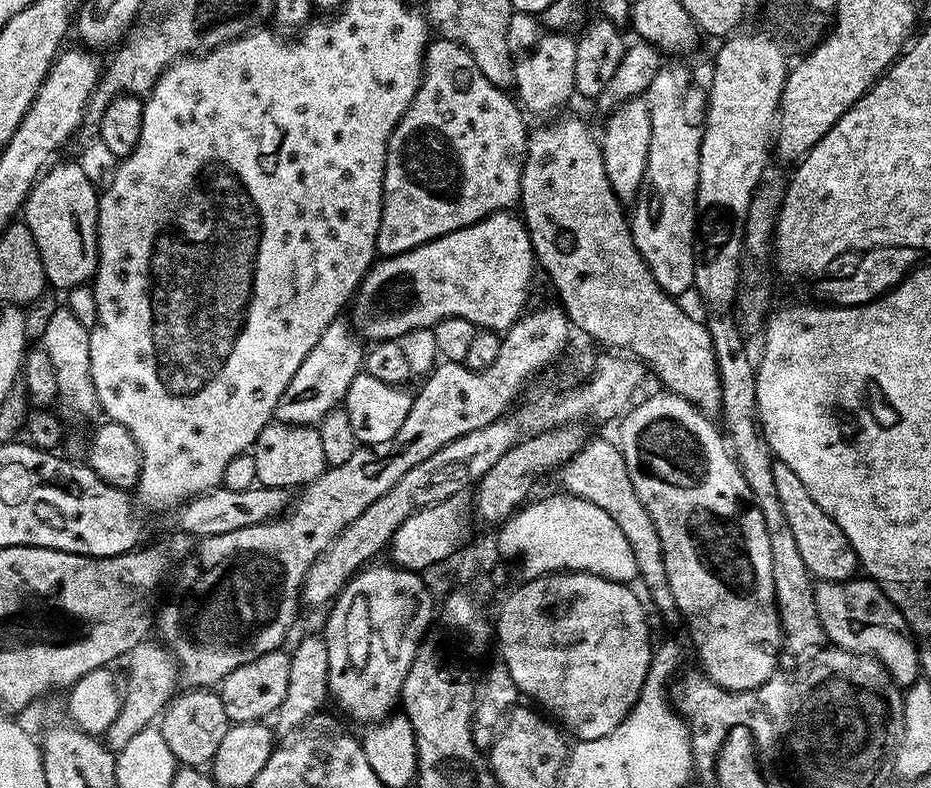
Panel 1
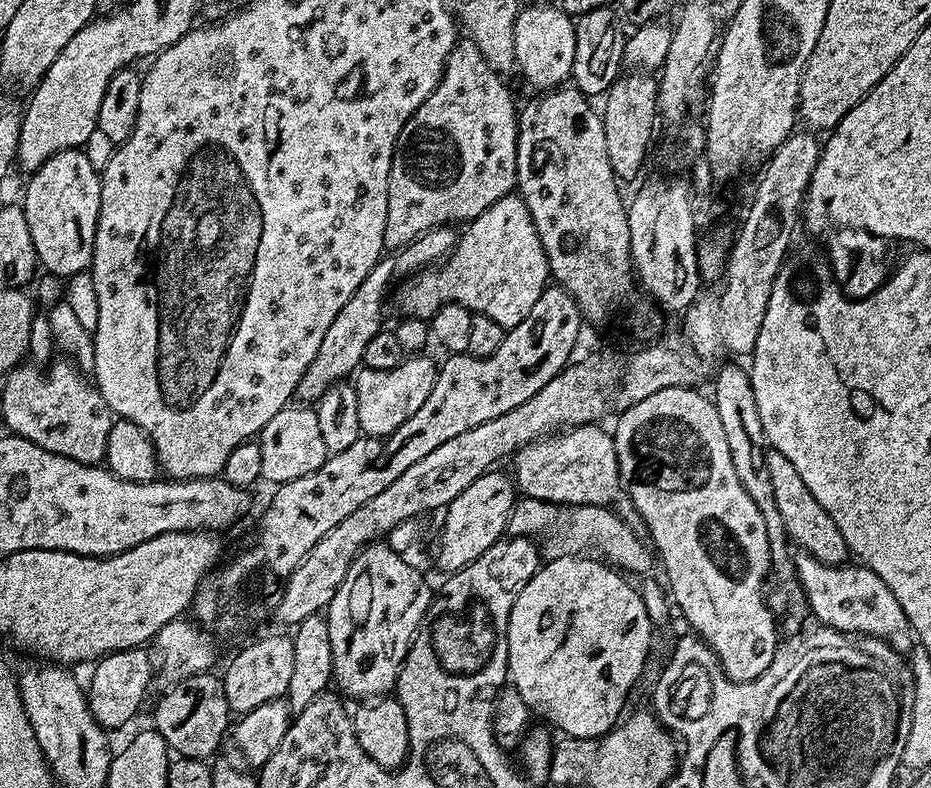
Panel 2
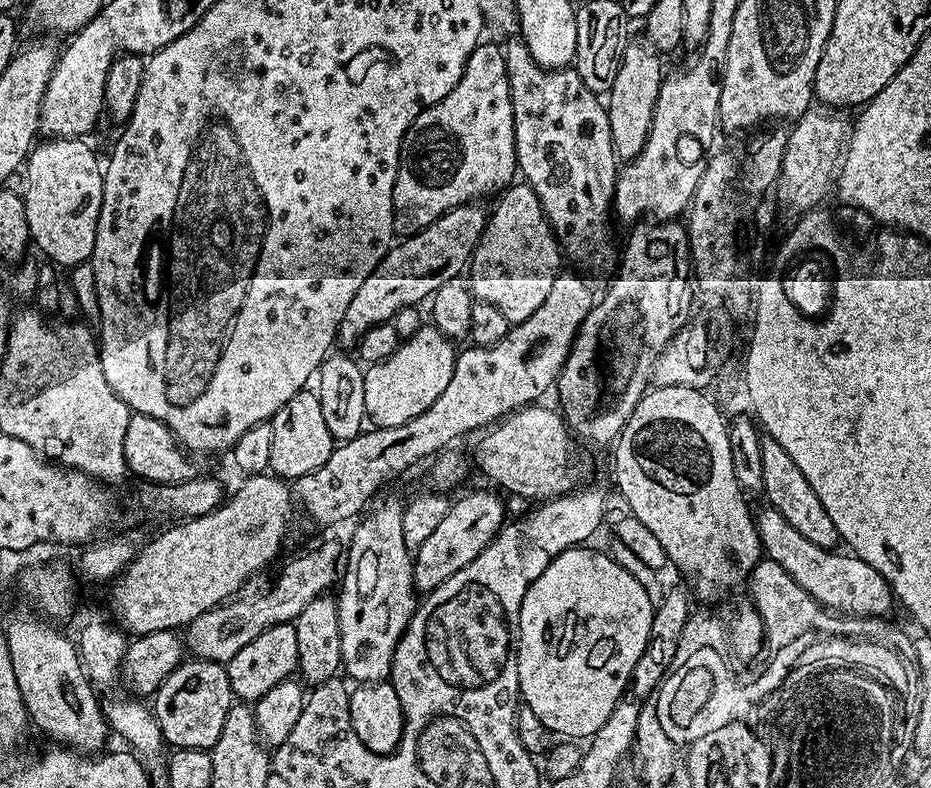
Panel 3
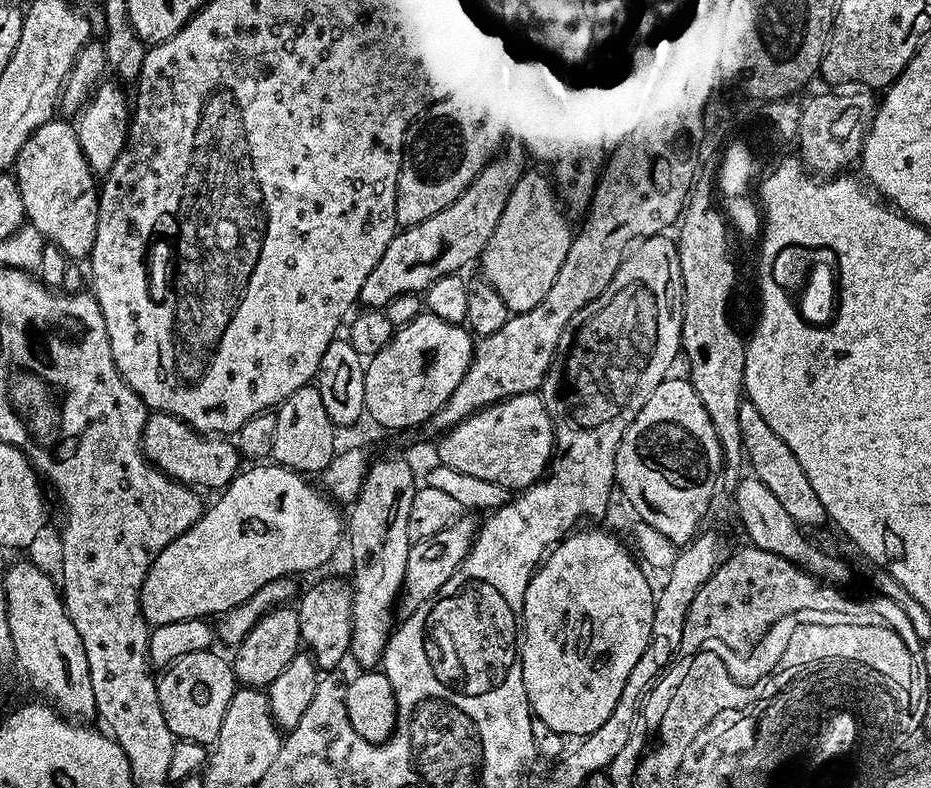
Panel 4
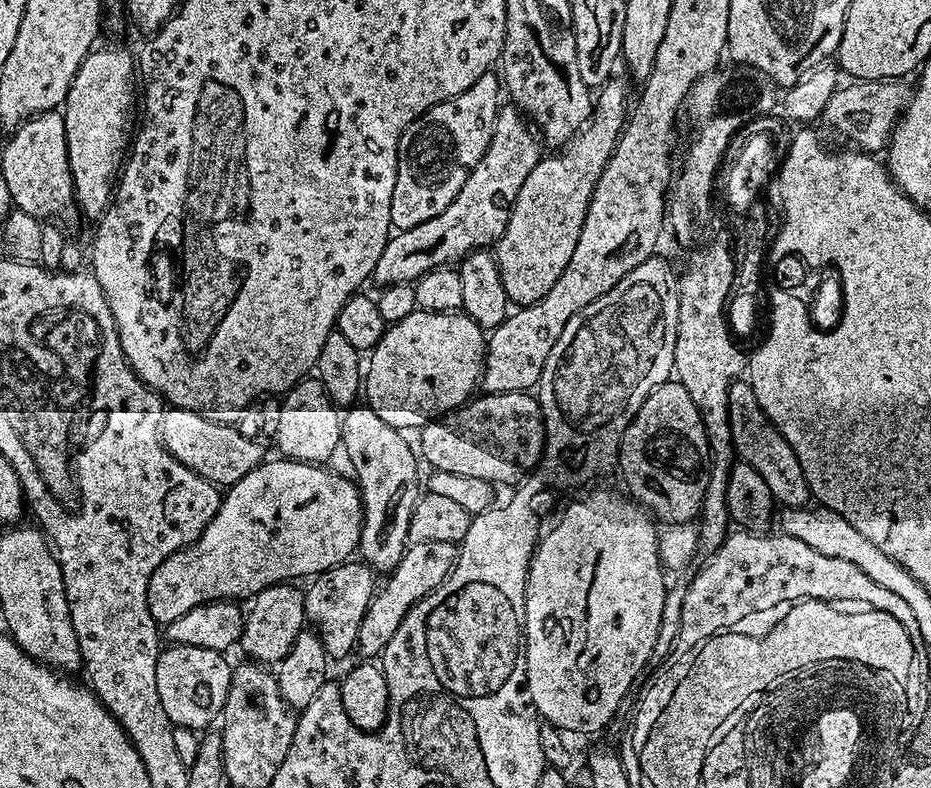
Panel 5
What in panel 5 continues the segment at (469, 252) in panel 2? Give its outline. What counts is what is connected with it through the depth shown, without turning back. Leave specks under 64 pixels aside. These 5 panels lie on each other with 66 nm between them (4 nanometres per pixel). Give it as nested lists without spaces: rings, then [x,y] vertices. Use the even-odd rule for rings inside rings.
[[[619,78],[609,80],[599,89],[587,124],[561,147],[564,149],[557,156],[545,155],[541,158],[534,170],[530,170],[526,182],[522,182],[522,190],[518,190],[518,198],[512,207],[510,222],[502,238],[494,245],[502,284],[513,305],[537,304],[548,293],[550,286],[554,286],[554,282],[562,278],[562,270],[566,270],[566,262],[570,262],[570,254],[574,254],[574,246],[578,246],[578,234],[582,234],[586,210],[590,206],[590,198],[594,194],[598,178],[602,178],[602,170],[616,149],[629,112],[630,96],[628,100],[628,92],[624,89],[623,82]]]

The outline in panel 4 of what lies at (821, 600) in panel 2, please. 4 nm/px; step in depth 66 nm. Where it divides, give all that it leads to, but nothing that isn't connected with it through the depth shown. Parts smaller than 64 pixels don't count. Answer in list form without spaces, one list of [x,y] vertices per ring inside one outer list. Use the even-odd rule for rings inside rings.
[[[745,475],[738,482],[736,491],[736,515],[735,519],[740,520],[744,527],[744,532],[749,536],[751,547],[761,548],[769,551],[770,554],[781,555],[782,558],[803,568],[809,575],[820,582],[827,582],[833,586],[843,586],[851,578],[852,572],[848,569],[848,564],[844,560],[839,560],[836,556],[831,556],[828,552],[823,552],[816,544],[811,544],[803,536],[801,525],[797,524],[786,510],[782,510],[782,502],[774,498],[774,493],[754,475]]]

